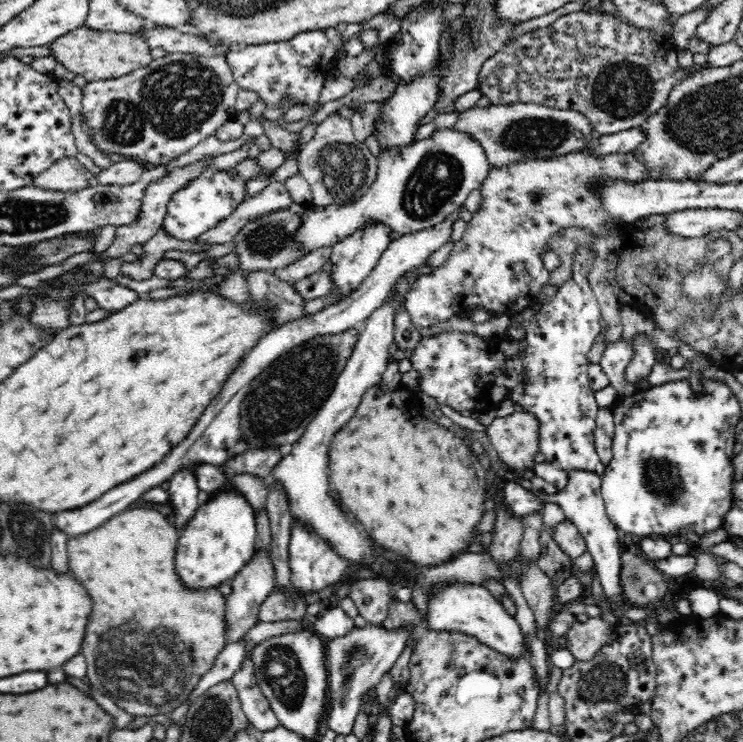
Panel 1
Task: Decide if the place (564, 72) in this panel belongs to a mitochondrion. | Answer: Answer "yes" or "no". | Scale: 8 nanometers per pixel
no

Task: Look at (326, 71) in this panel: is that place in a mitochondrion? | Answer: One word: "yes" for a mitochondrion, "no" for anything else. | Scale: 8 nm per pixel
no

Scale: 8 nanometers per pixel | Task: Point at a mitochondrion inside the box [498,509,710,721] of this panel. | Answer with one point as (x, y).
(603, 683)

